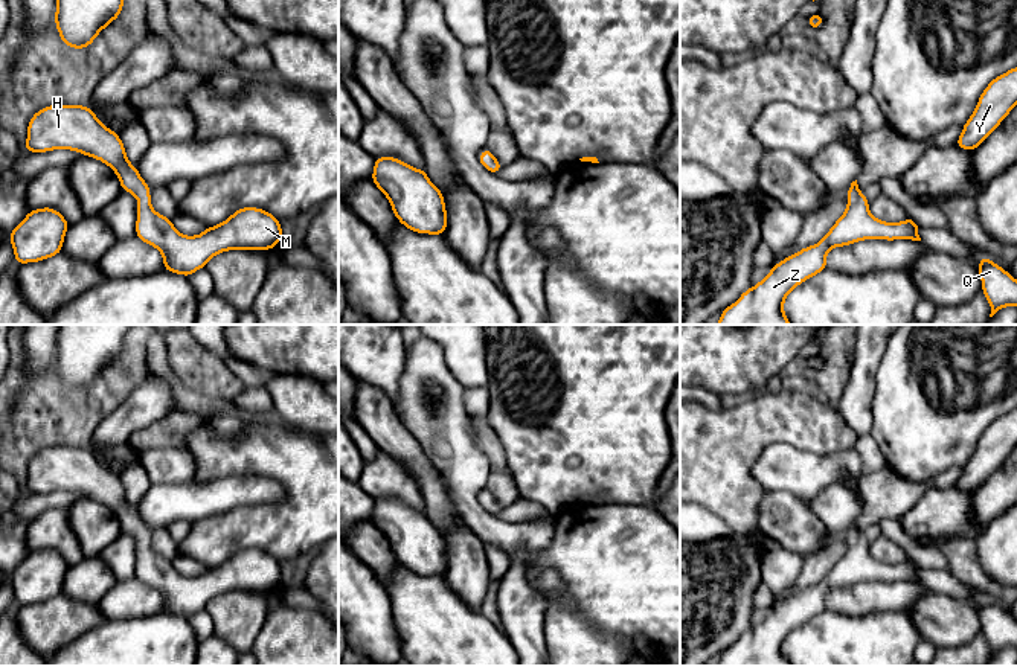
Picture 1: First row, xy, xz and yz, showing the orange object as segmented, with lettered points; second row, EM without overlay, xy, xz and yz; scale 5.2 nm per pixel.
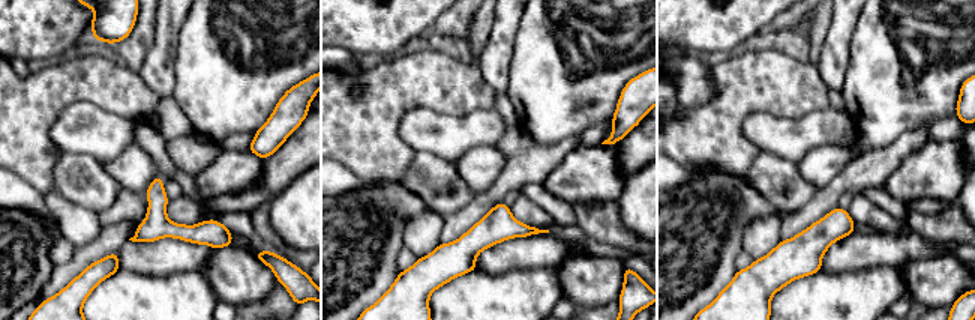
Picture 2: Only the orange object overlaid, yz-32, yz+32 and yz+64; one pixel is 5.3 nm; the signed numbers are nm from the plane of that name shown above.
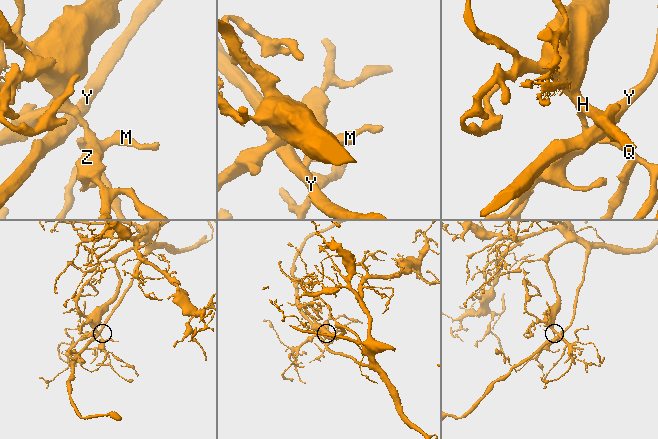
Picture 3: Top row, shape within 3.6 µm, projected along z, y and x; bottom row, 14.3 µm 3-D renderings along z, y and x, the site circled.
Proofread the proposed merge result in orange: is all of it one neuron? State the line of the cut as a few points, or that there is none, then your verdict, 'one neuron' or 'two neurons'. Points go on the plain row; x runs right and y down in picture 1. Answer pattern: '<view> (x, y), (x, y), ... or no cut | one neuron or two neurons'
no cut | one neuron

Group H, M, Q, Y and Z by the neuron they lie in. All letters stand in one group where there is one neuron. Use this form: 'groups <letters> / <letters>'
groups H M Q Y Z

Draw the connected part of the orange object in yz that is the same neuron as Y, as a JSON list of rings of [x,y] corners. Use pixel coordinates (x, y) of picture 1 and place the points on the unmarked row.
[[[1017,408],[994,419],[982,433],[976,451],[964,465],[954,488],[974,492],[1017,447]]]

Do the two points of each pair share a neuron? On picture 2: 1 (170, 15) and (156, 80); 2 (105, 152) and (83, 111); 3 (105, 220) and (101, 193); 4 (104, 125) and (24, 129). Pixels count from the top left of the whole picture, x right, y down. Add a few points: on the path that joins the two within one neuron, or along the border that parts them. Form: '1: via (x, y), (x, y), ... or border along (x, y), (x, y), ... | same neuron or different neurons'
1: via (167, 32), (159, 63) | same neuron
2: via (104, 141), (84, 122) | same neuron
3: border along (125, 190), (108, 208), (96, 214) | different neurons
4: border along (74, 101), (50, 131), (60, 152) | different neurons

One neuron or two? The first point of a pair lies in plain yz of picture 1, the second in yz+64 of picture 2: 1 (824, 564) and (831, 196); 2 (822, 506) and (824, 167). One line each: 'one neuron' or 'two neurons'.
1: one neuron
2: one neuron

